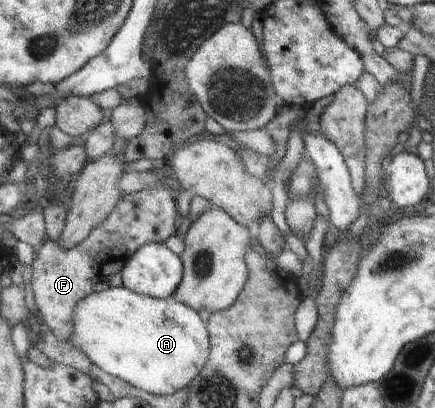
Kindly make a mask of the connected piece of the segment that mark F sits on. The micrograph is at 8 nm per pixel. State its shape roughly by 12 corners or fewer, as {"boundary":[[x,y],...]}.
{"boundary":[[165,186],[125,193],[70,249],[46,242],[31,278],[61,341],[75,308],[145,243],[175,234]]}

